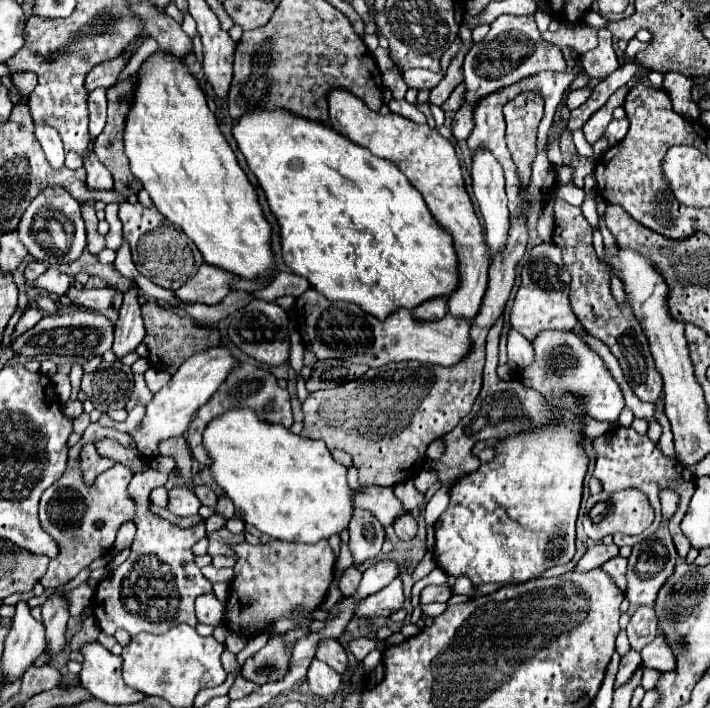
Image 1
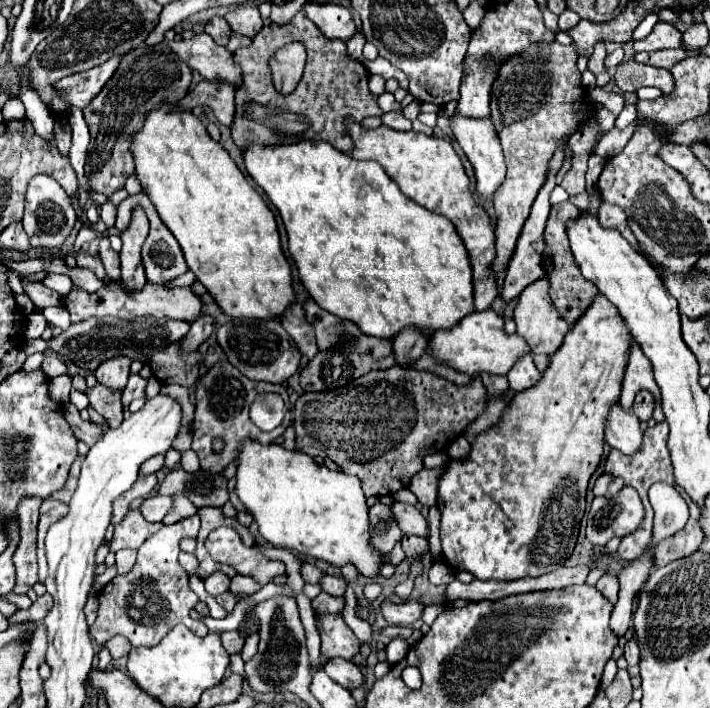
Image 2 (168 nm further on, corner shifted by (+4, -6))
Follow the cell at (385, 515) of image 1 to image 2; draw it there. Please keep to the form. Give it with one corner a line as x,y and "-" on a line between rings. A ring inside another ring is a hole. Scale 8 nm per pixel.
399,501
393,503
391,505
391,517
395,517
395,523
399,523
399,529
407,535
421,535
421,537
429,535
427,521
413,505
399,503

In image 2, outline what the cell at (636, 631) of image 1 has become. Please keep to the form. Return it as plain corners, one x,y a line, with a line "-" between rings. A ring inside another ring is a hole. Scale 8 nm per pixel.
635,635
625,643
625,659
629,665
639,665
641,655
639,655
639,643
637,643

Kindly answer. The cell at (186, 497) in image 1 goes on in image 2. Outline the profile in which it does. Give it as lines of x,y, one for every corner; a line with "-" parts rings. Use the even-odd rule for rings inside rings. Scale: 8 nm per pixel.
155,495
155,497
149,497
143,505
141,505
141,513
147,521
163,521
165,515
173,509
175,505
175,499
173,497
165,497
165,495

